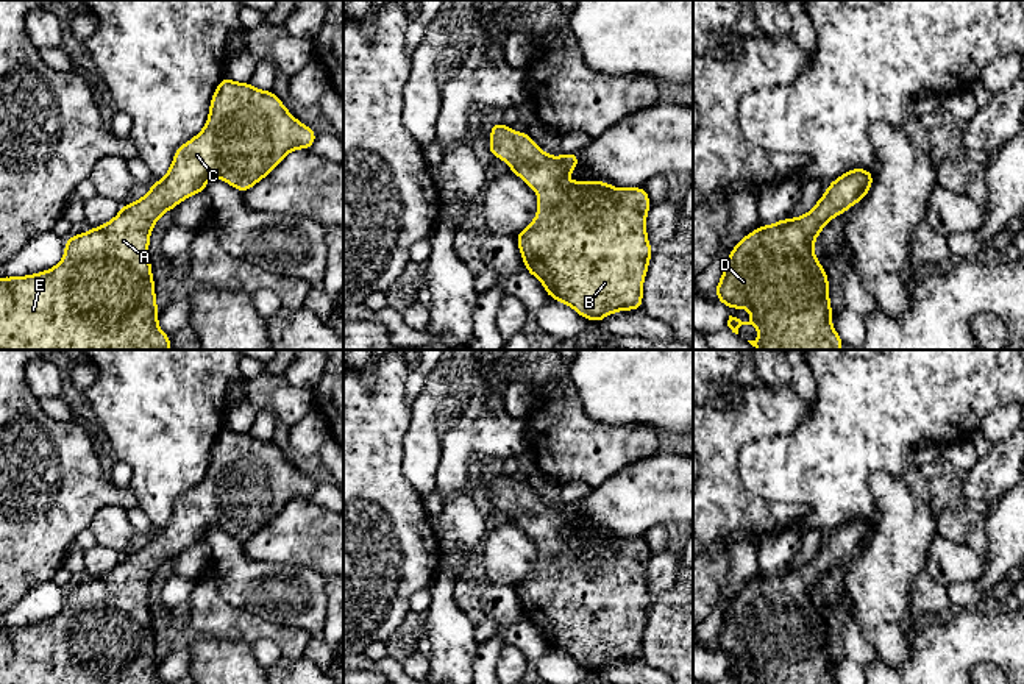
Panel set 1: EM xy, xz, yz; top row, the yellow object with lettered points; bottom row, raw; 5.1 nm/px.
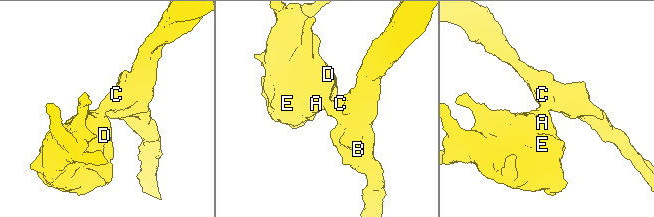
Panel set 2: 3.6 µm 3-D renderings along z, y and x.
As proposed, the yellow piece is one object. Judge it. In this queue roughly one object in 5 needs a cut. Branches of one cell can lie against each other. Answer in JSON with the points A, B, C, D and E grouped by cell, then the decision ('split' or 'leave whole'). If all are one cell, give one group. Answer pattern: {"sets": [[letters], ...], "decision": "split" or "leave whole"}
{"sets": [["A", "B", "C", "D", "E"]], "decision": "leave whole"}

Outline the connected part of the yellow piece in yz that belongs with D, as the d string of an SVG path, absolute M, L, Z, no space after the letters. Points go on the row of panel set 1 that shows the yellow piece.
M852 169L840 178L829 183L827 192L821 195L813 209L796 219L784 219L780 222L759 226L746 234L729 253L724 264L723 276L716 287L718 301L727 308L748 308L752 314L749 322L741 322L729 315L727 326L738 334L741 325L752 325L760 331L757 340L748 340L757 350L841 350L844 345L840 334L830 323L832 308L829 300L829 280L826 270L818 262L813 245L820 231L835 216L844 214L849 206L855 206L865 198L873 186L873 170Z

